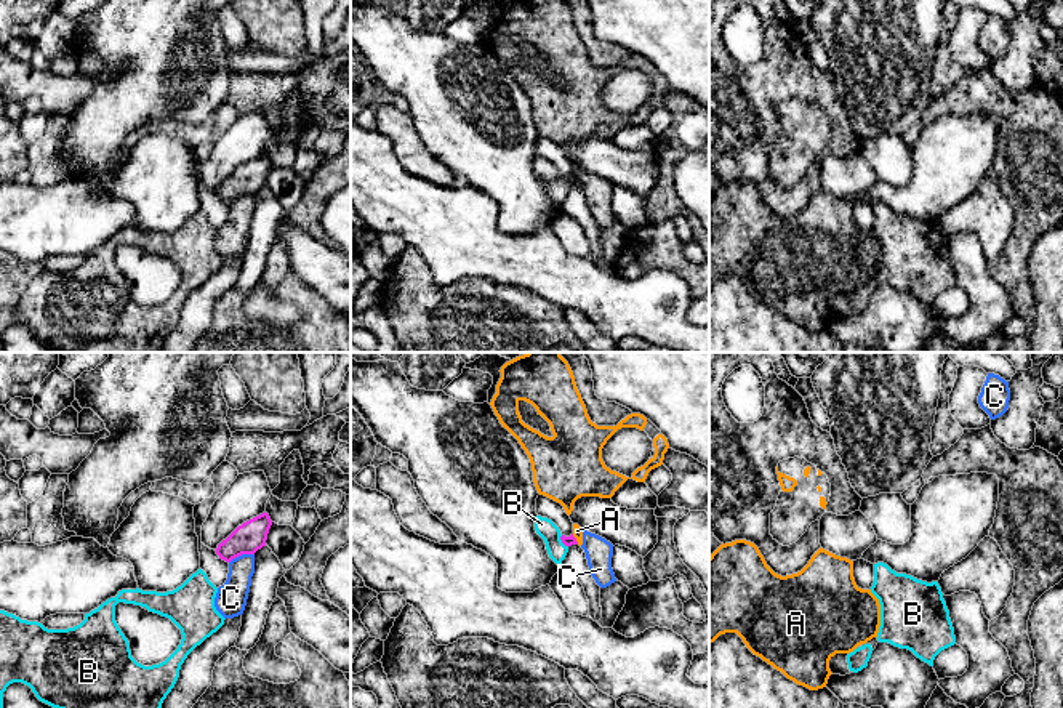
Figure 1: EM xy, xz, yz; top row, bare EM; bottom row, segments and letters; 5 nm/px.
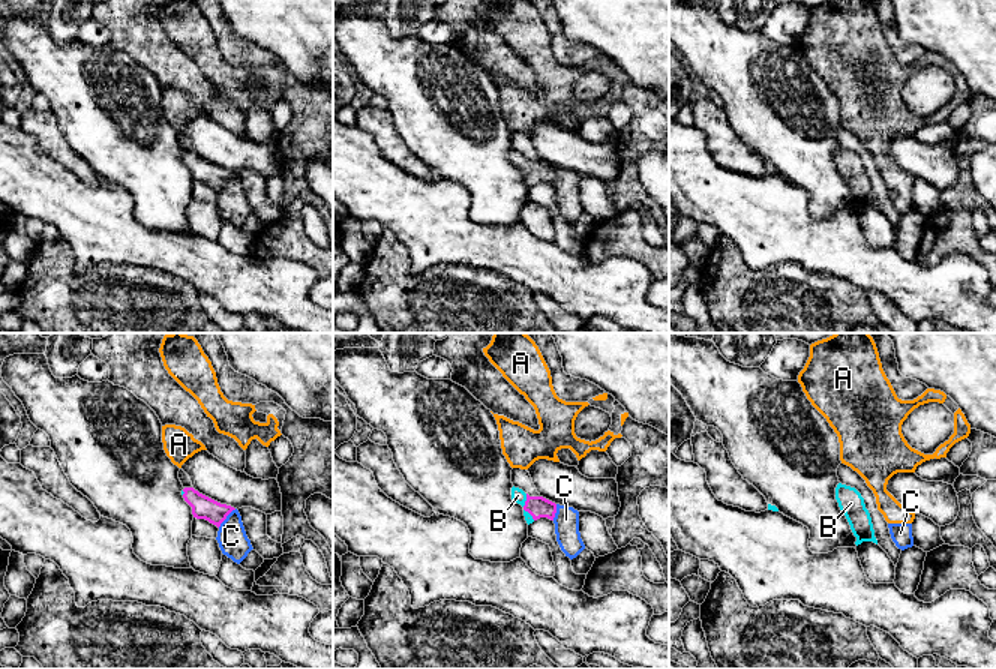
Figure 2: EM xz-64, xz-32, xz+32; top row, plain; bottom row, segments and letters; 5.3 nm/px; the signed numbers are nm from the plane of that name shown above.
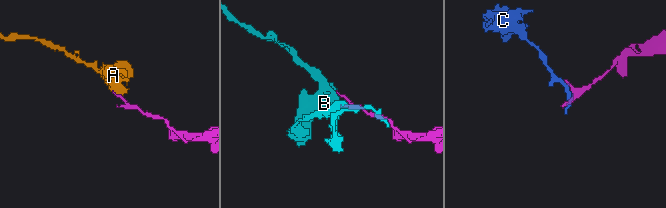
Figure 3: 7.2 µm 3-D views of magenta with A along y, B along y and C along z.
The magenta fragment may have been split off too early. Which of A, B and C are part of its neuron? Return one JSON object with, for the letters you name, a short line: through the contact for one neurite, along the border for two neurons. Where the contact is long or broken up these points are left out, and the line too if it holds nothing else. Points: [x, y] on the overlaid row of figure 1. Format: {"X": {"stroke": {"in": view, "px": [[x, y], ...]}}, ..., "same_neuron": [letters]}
{"B": {"stroke": {"in": "xz", "px": [[570, 540], [562, 542], [546, 529]]}}, "same_neuron": ["B"]}

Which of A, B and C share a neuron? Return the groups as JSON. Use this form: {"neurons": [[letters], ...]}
{"neurons": [["A", "C"], ["B"]]}

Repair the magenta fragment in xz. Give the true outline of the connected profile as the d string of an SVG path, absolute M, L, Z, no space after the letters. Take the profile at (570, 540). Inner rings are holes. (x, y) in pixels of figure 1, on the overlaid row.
M535 517L535 530L544 540L549 557L560 565L565 559L568 548L578 545L573 533L565 537L560 533L559 527L548 517Z

